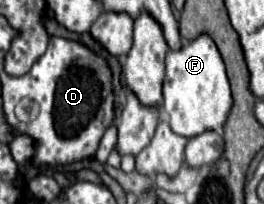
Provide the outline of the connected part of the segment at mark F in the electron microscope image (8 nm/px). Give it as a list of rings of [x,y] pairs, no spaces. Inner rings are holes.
[[[208,34],[182,42],[182,48],[166,54],[164,102],[162,110],[168,114],[170,128],[186,138],[198,136],[206,130],[220,130],[232,108],[230,84],[224,70],[222,56]]]

